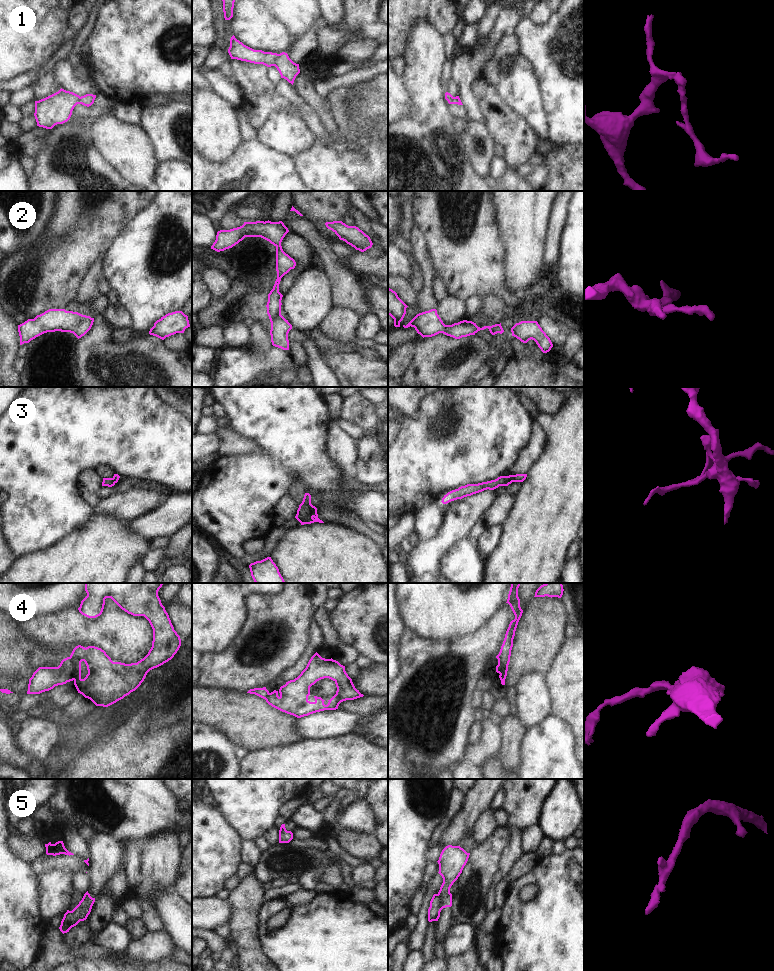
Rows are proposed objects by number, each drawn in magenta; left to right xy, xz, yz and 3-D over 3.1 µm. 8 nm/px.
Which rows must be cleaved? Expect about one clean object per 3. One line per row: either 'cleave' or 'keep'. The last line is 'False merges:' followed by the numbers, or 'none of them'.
1: cleave
2: keep
3: keep
4: cleave
5: cleave
False merges: 1, 4, 5

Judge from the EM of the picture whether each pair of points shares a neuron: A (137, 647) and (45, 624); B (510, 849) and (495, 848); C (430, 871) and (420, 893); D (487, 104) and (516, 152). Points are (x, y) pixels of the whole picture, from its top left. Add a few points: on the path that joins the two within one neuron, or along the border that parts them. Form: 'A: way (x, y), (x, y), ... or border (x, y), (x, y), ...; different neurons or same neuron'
A: way (114, 643), (100, 632), (68, 630); same neuron
B: border (509, 826), (508, 844), (500, 858), (498, 870); different neurons
C: way (427, 876), (423, 888); same neuron
D: way (498, 116), (515, 134), (516, 140); same neuron

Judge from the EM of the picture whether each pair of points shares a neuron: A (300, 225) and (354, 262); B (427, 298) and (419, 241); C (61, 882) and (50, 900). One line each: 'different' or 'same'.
A: different
B: same
C: same

